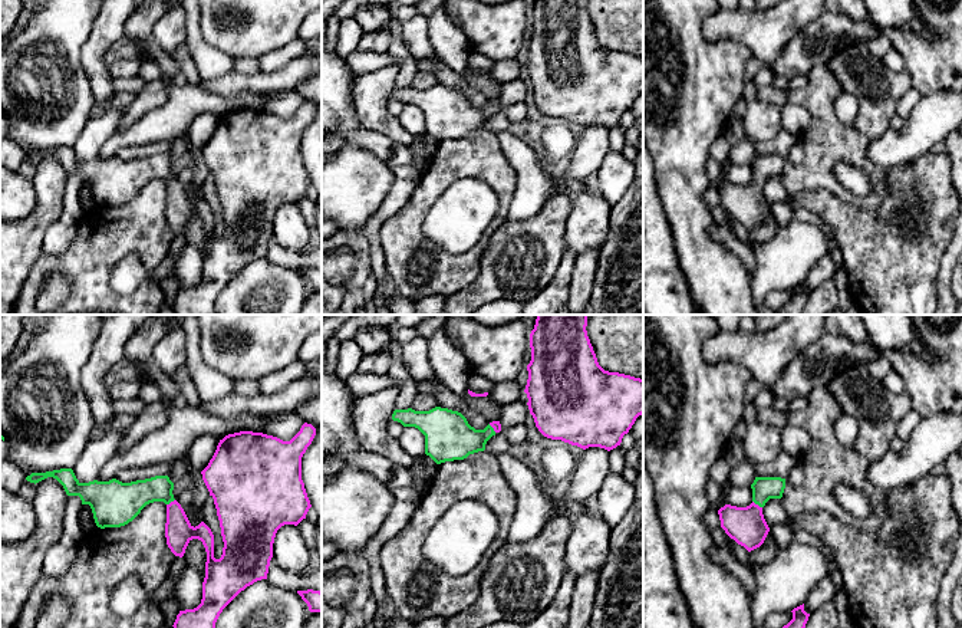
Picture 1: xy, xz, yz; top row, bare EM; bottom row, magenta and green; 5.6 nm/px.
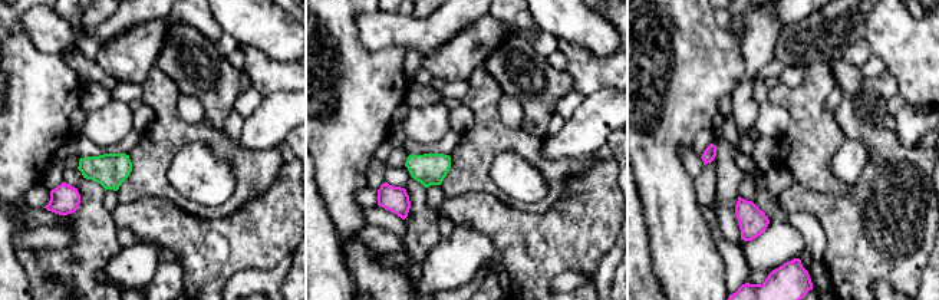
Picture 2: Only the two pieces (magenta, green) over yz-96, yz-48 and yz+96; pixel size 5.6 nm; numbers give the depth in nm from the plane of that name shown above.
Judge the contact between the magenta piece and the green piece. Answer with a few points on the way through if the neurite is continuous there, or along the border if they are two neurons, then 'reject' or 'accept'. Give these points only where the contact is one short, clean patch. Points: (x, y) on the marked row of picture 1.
way yz (747, 526), (757, 505), (764, 489); accept

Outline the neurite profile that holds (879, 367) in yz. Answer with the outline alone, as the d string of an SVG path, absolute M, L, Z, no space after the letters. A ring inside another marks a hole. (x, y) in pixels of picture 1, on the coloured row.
M880 352L877 358L874 358L873 361L870 361L867 364L867 369L869 369L872 377L883 381L884 377L889 372L892 372L892 365L890 365L889 359L884 356L884 354Z

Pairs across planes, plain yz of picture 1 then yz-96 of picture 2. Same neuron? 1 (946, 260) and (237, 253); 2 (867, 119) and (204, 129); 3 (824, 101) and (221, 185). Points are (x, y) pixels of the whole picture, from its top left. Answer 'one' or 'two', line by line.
1: two
2: two
3: two

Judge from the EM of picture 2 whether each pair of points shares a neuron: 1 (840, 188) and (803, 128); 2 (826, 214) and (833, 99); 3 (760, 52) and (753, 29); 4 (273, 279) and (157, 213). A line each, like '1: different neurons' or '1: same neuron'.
1: same neuron
2: different neurons
3: same neuron
4: different neurons

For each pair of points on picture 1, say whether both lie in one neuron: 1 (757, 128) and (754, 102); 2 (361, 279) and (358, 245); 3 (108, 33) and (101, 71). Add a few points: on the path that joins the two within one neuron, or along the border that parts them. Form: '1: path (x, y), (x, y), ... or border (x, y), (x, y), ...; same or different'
1: path (757, 122), (757, 108); same
2: path (362, 270), (362, 253); same
3: path (99, 42), (98, 62); same

